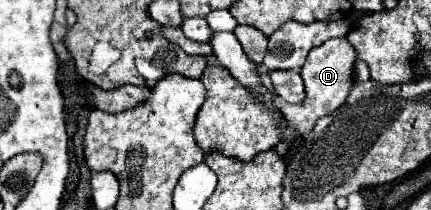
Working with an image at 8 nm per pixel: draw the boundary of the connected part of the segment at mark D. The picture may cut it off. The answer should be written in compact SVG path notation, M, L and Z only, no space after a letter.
M347 37L329 39L309 51L307 61L301 69L301 77L305 81L305 91L307 91L305 101L301 105L279 103L279 111L285 115L285 119L289 121L289 127L293 127L297 137L307 135L313 129L317 119L333 113L335 109L339 109L345 103L345 99L351 91L351 85L355 83L355 79L353 79L355 59L357 59L357 53L355 53L353 45L347 41Z

